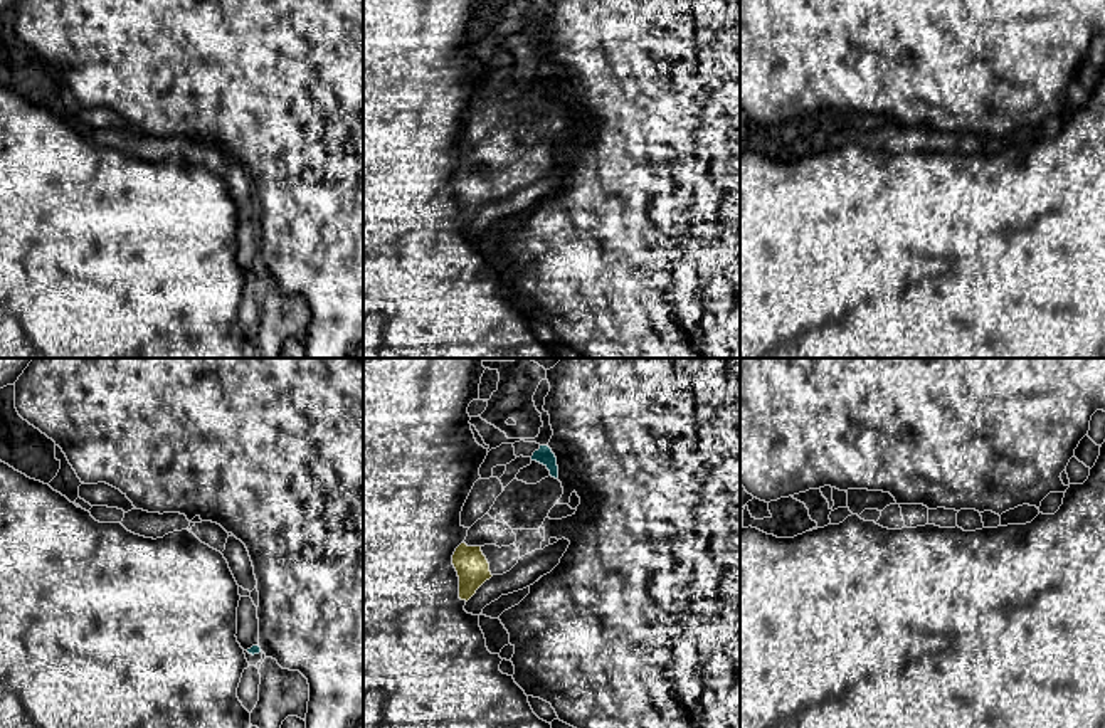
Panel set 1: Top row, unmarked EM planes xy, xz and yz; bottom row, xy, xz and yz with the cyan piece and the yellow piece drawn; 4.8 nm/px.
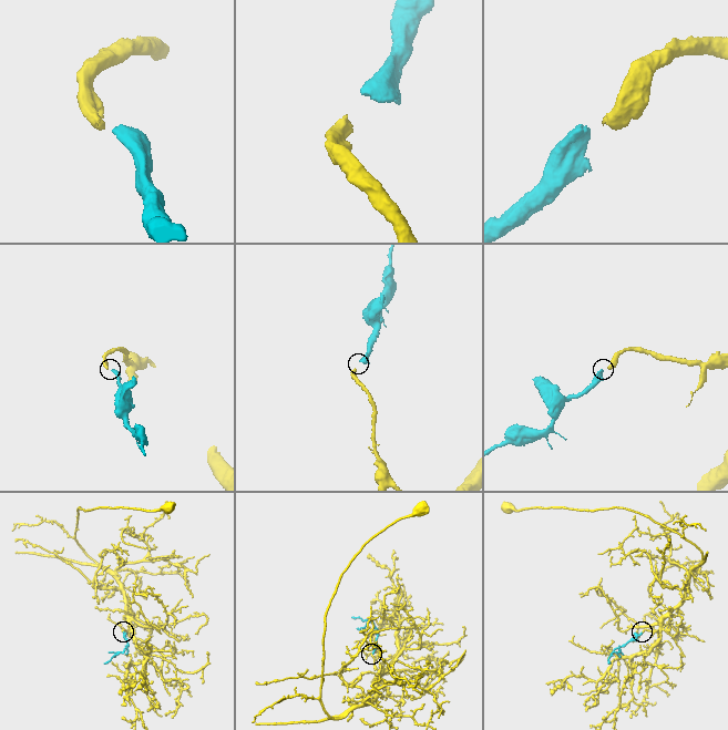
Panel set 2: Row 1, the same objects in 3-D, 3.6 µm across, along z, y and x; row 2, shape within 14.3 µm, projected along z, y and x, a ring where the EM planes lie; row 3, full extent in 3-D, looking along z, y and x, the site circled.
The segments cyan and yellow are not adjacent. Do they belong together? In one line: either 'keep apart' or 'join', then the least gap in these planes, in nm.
join | 480 nm

